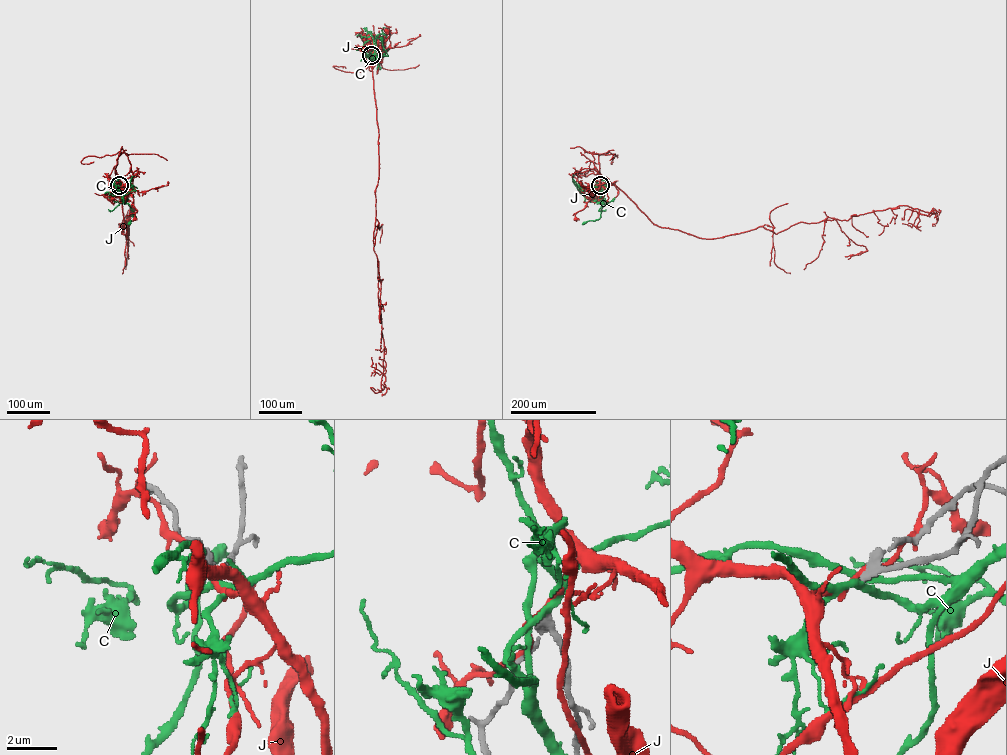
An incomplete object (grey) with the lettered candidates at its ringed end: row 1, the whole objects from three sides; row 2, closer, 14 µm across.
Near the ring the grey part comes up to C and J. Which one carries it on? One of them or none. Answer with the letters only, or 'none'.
none

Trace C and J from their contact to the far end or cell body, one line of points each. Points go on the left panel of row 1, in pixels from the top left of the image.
C: (119, 186), (123, 202), (136, 217), (129, 223)
J: (119, 185), (133, 198), (137, 210), (134, 219)

